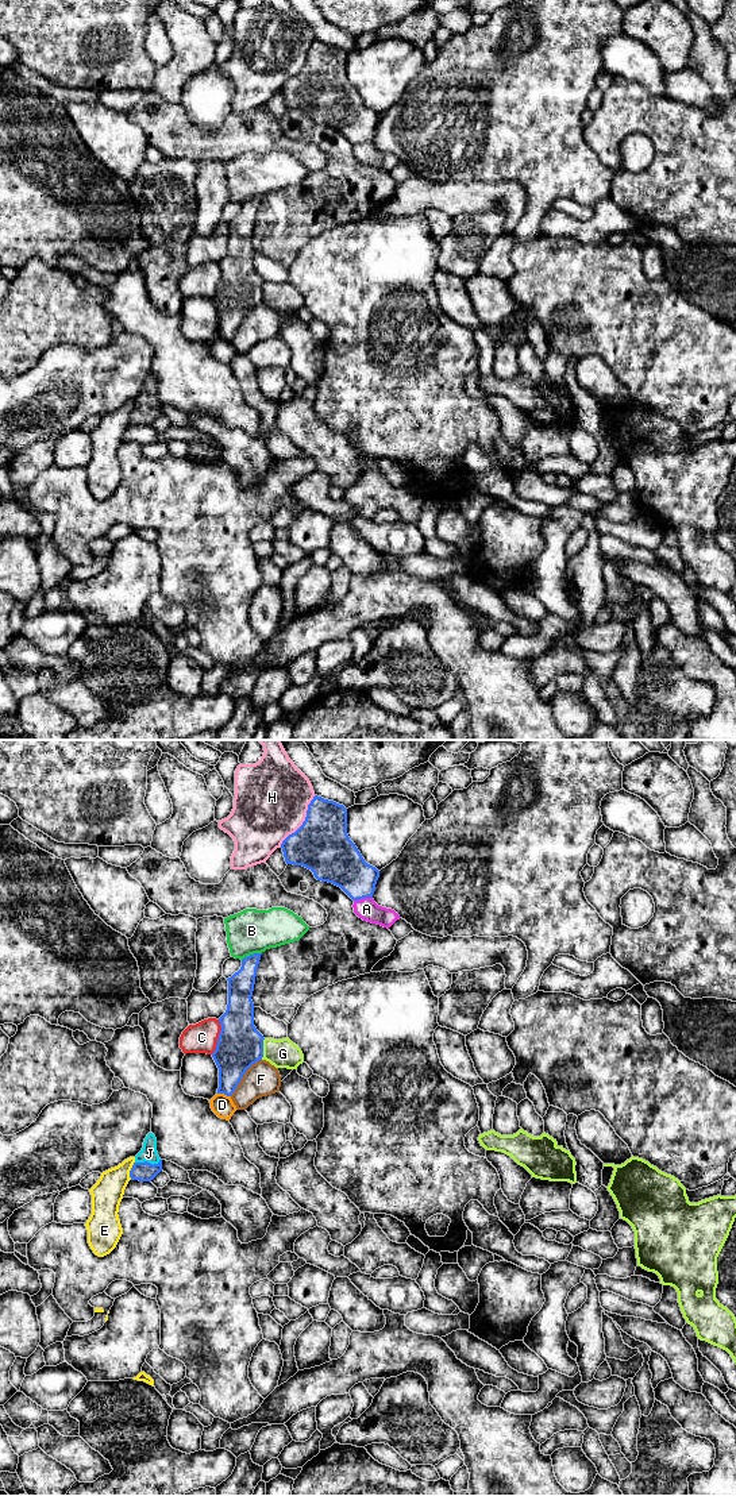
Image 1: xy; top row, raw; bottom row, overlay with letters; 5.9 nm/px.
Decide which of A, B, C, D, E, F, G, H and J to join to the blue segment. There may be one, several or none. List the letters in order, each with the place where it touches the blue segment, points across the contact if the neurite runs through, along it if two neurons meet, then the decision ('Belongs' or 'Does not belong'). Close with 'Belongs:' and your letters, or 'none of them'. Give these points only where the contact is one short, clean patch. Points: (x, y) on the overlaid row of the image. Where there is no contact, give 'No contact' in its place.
A: Touches blue at xy (362, 898). Does not belong
B: Touches blue at xy (251, 955). Boundary: xy (261, 952), (247, 955), (242, 960). Does not belong
C: Touches blue at xy (219, 1037). Does not belong
D: Touches blue at xy (224, 1094). Does not belong
E: Touches blue at xy (130, 1171). Does not belong
F: Touches blue at xy (242, 1076). Does not belong
G: Touches blue at xy (262, 1049). Boundary: xy (265, 1038), (261, 1059). Does not belong
H: Touches blue at xy (304, 821). Does not belong
J: Touches blue at xy (147, 1163). Path across: xy (145, 1171), (147, 1163), (149, 1153). Belongs
Belongs: J

